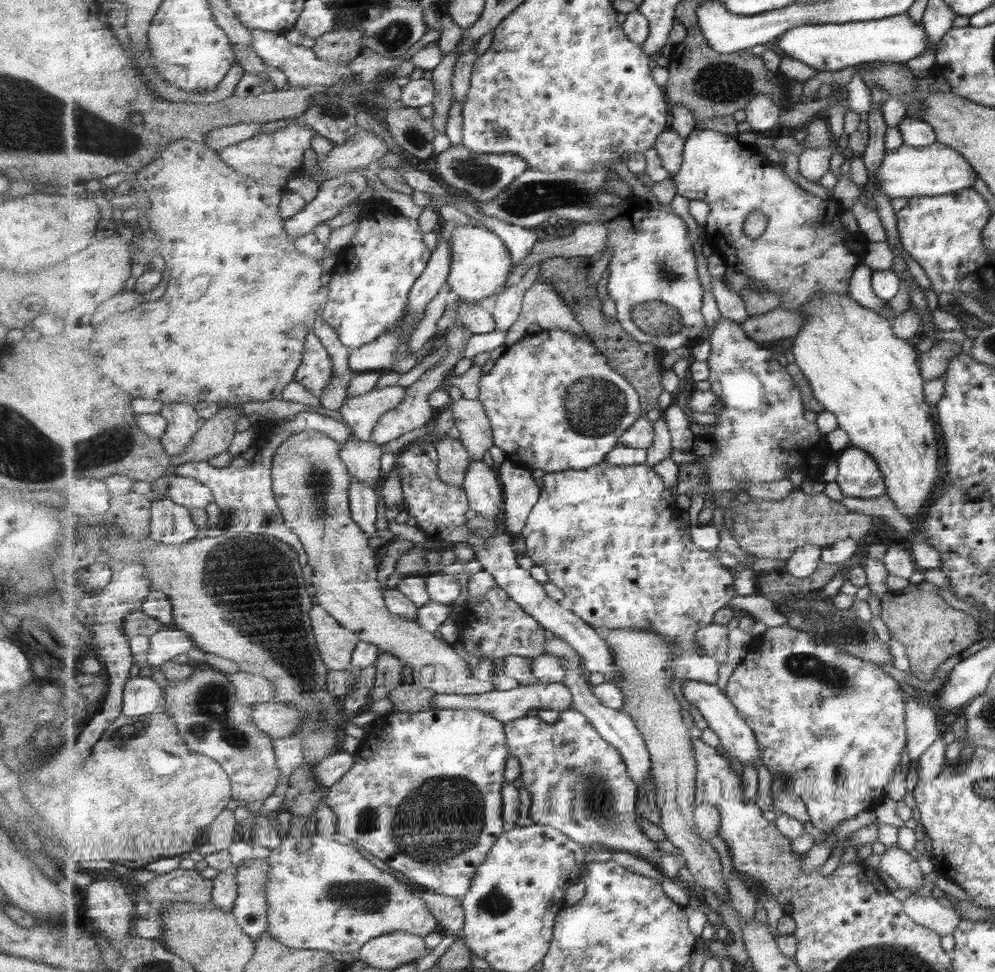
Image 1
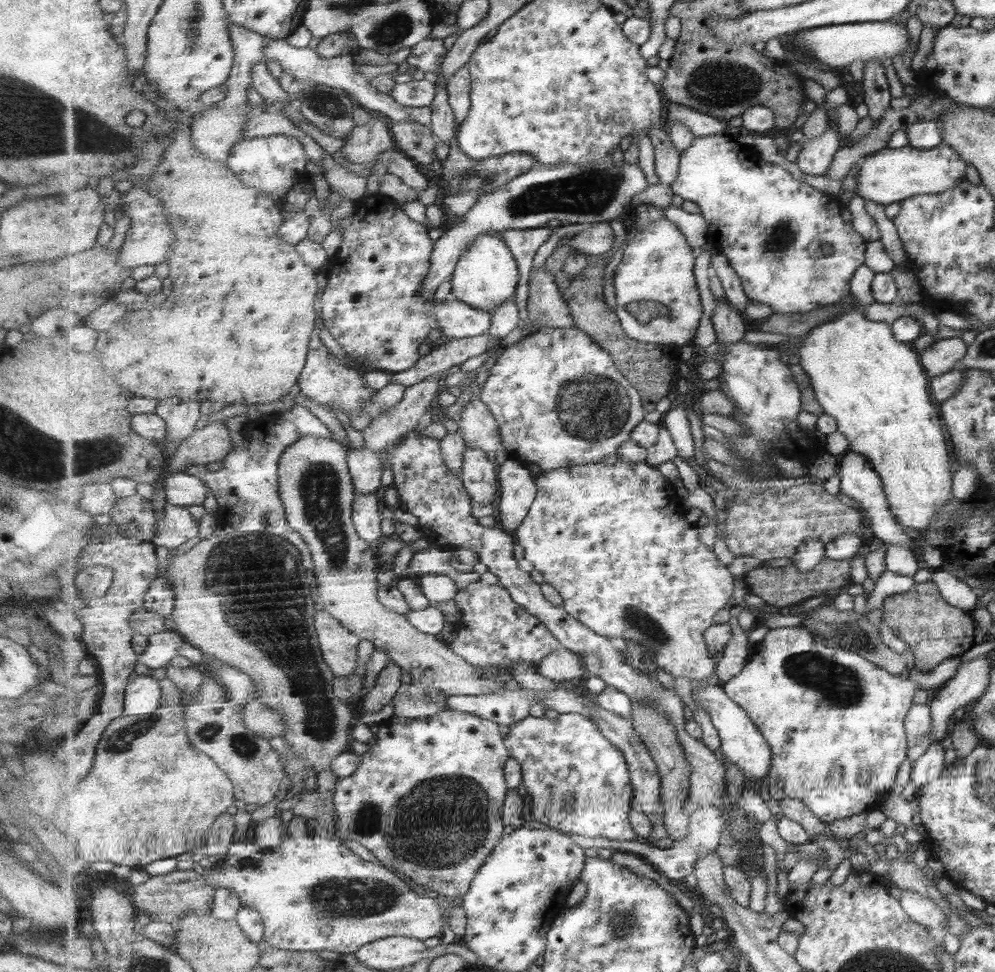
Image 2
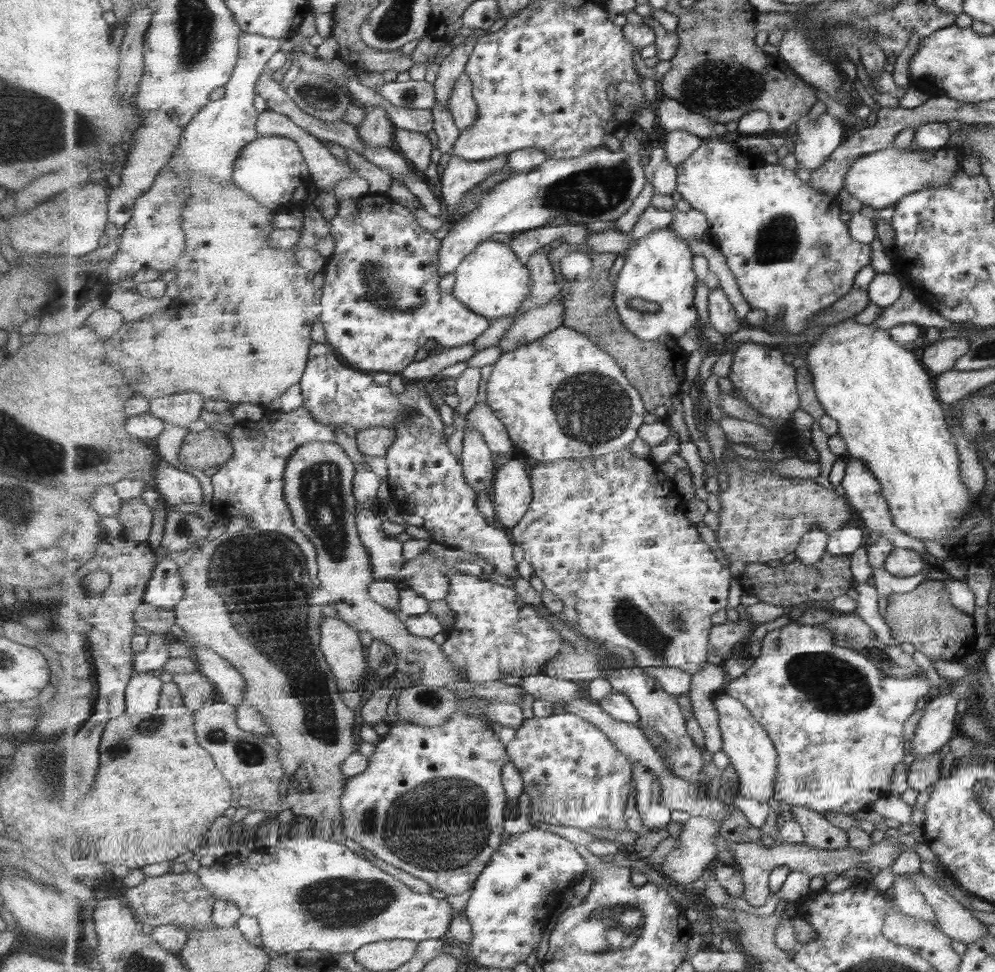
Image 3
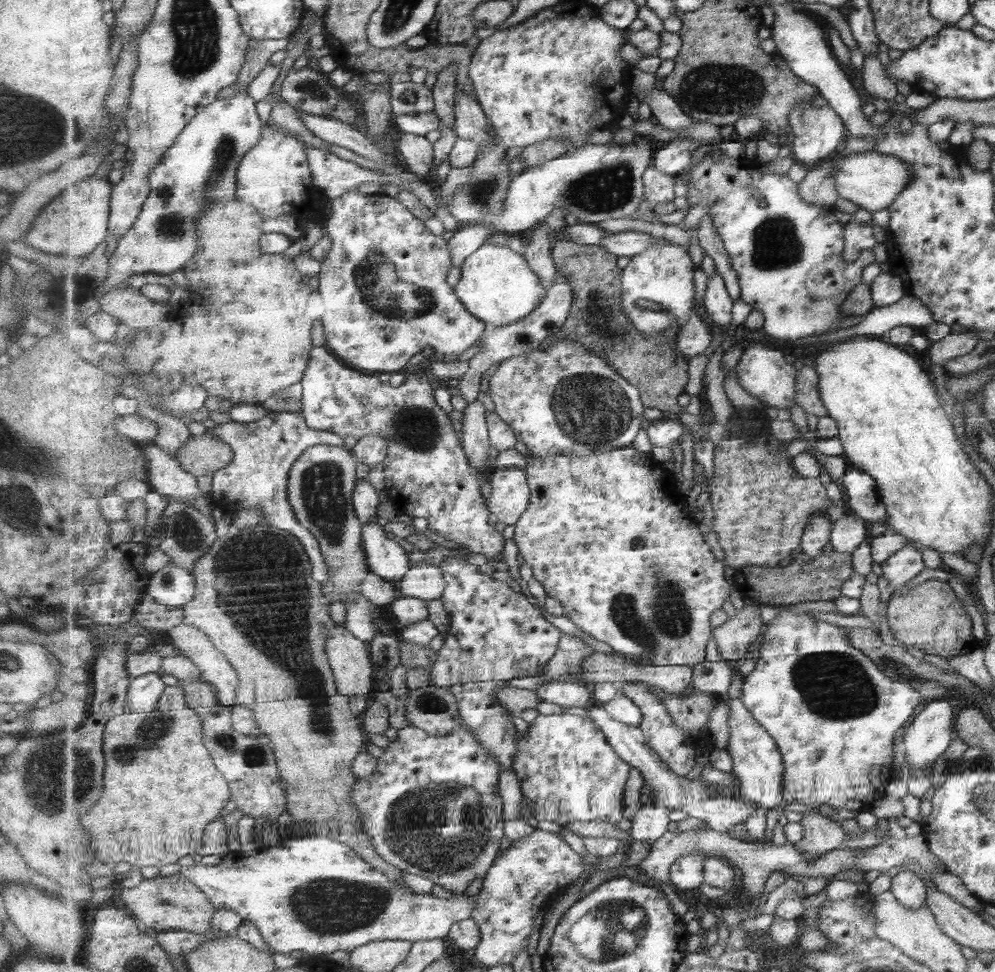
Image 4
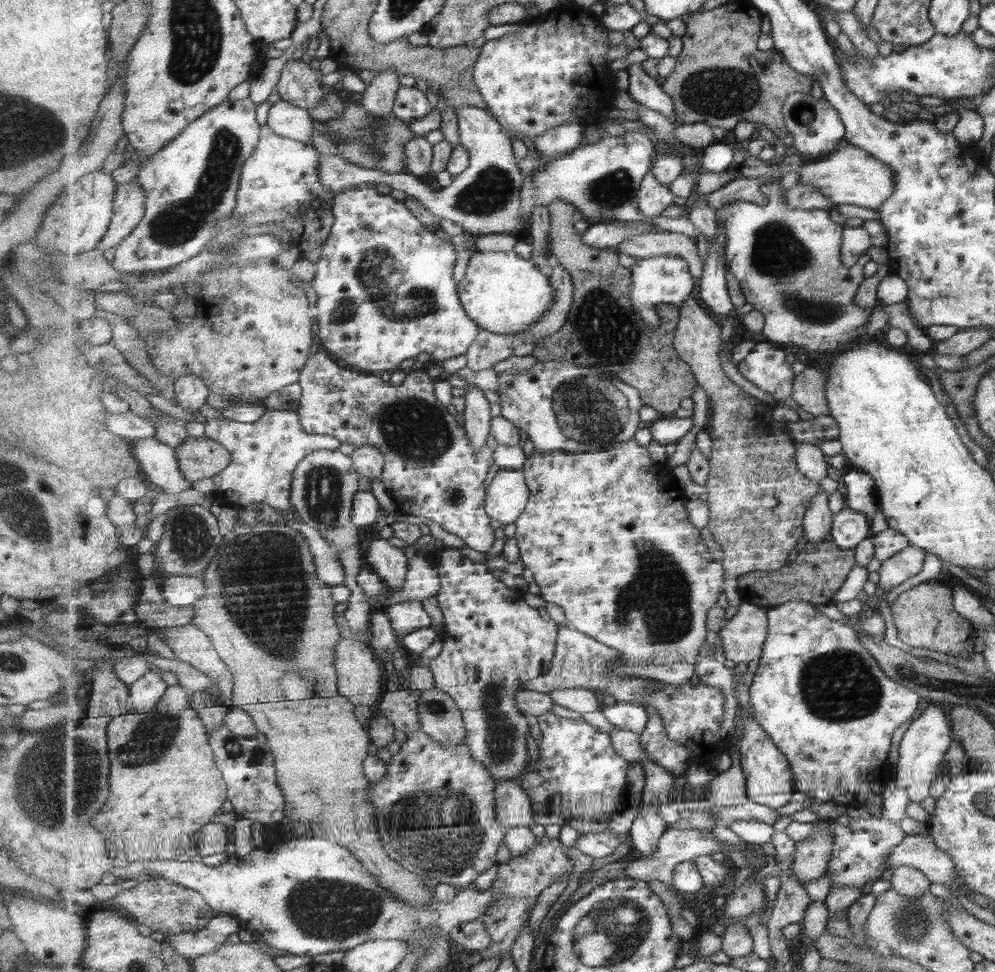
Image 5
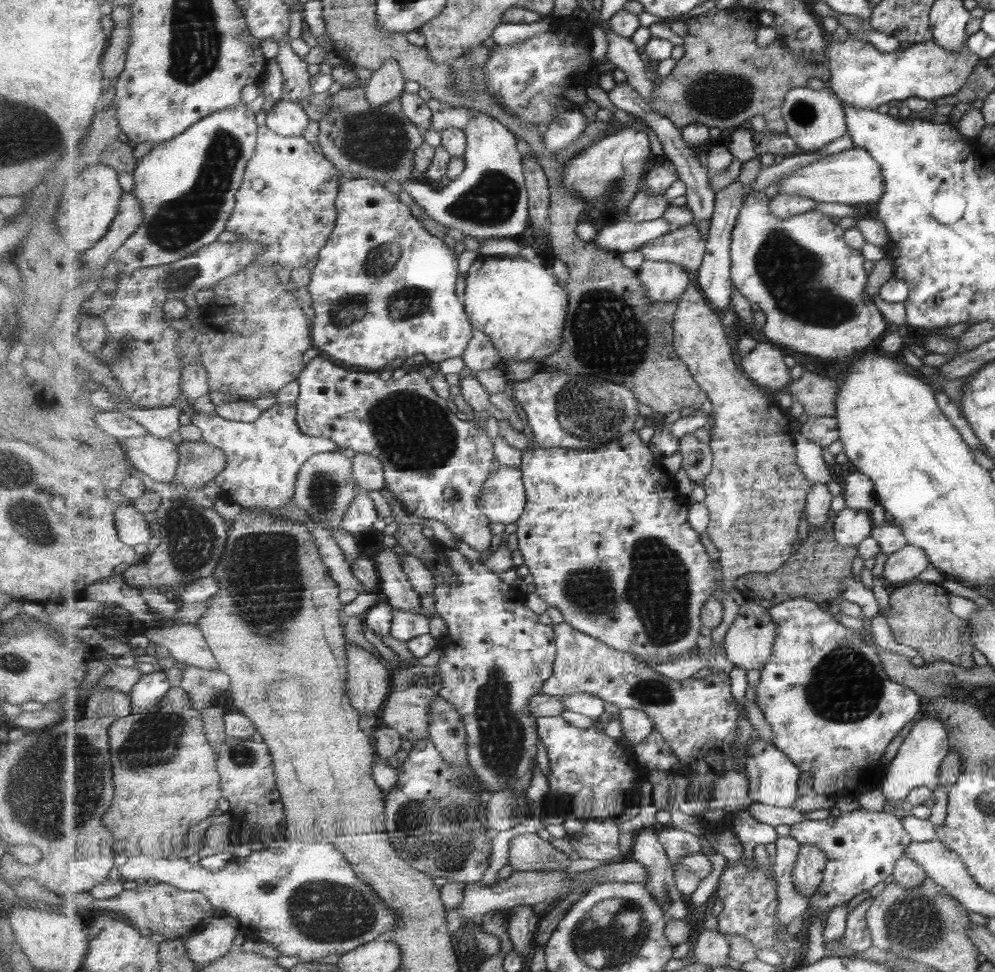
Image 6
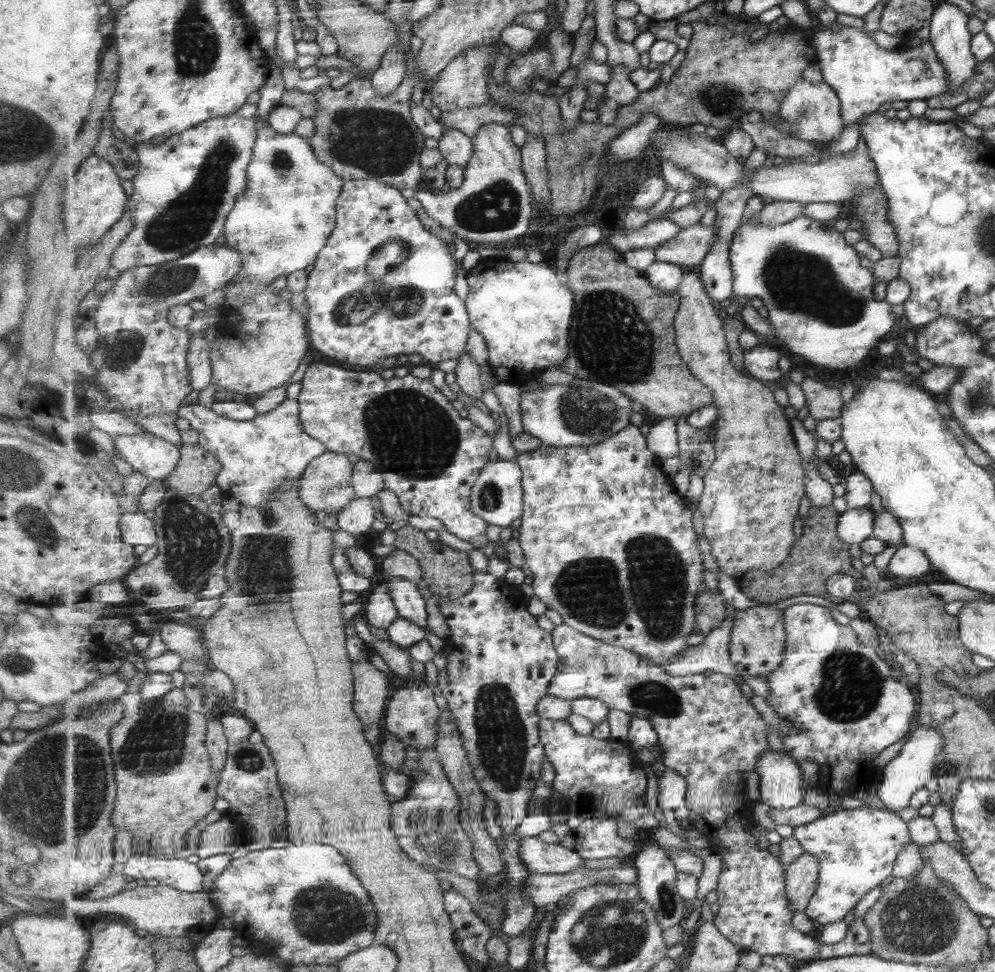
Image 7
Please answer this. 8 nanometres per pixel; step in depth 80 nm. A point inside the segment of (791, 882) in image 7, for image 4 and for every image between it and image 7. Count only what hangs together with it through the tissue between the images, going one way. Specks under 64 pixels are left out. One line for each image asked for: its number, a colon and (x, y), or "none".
4: (821, 835)
5: (812, 856)
6: (812, 864)

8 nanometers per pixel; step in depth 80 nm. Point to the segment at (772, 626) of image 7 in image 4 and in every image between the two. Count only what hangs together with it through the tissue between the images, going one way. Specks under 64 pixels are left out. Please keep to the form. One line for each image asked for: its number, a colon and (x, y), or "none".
4: (733, 638)
5: (743, 637)
6: (749, 643)

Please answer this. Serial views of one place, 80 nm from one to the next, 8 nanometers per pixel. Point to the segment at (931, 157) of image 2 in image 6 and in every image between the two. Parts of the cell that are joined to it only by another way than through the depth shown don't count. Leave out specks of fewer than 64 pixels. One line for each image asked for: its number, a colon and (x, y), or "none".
3: (880, 179)
4: (872, 180)
5: (850, 175)
6: (851, 176)

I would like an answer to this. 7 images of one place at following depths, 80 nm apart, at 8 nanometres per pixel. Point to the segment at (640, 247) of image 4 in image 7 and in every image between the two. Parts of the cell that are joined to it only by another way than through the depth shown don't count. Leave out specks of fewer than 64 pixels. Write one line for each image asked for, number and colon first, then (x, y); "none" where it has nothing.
5: (661, 243)
6: (685, 245)
7: (688, 249)

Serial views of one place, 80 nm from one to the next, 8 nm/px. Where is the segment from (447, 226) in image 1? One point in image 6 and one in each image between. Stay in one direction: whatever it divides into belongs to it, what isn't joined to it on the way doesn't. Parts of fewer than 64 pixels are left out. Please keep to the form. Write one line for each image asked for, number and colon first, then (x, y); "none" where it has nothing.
2: (486, 275)
3: (491, 280)
4: (497, 285)
5: (507, 294)
6: (520, 304)

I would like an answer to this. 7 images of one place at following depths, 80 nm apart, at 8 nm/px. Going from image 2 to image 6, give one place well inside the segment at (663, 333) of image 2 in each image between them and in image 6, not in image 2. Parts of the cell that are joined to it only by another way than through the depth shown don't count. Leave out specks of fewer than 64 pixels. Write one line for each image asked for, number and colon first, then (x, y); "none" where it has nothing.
3: (659, 267)
4: (664, 274)
5: (661, 280)
6: (664, 281)

